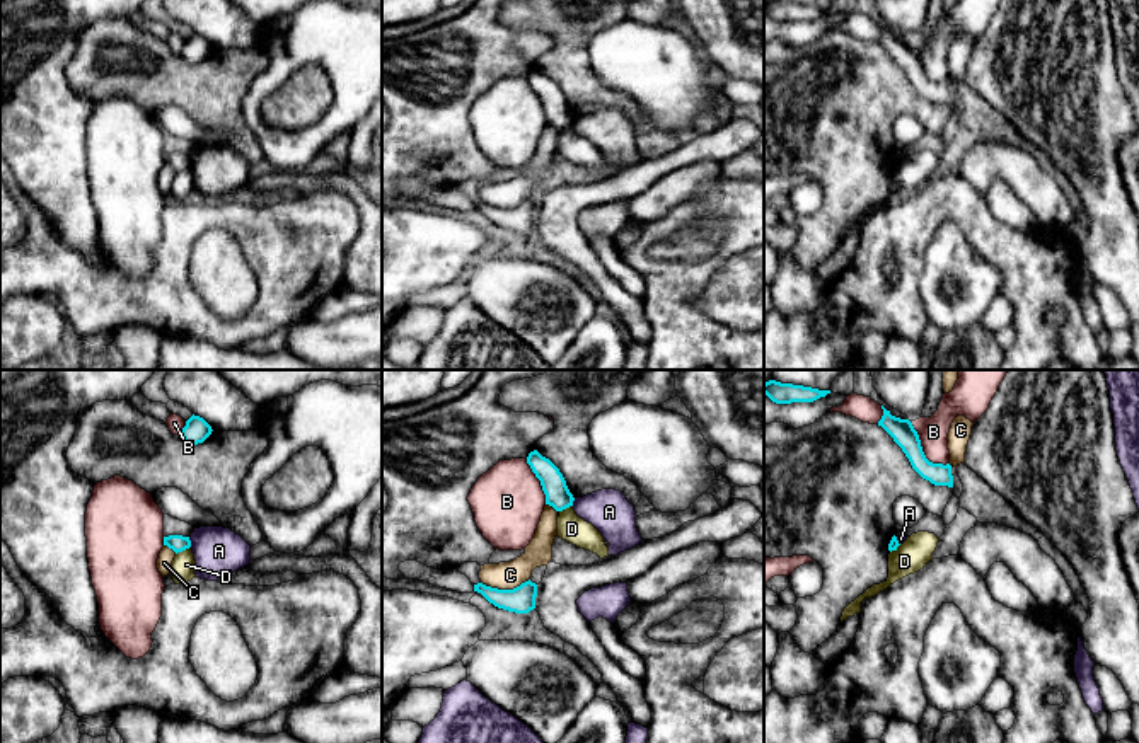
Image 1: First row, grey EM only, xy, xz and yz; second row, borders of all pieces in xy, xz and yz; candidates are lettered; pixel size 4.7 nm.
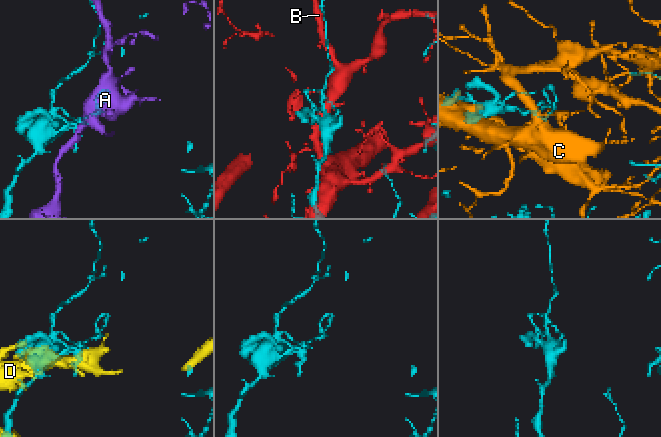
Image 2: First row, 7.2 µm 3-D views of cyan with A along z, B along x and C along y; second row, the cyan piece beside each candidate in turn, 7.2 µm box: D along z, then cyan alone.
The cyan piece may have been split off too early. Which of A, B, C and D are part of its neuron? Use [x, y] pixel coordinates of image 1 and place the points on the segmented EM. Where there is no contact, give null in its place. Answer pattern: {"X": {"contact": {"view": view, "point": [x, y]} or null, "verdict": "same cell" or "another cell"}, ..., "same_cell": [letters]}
{"A": {"contact": {"view": "xy", "point": [190, 542]}, "verdict": "another cell"}, "B": {"contact": {"view": "yz", "point": [921, 450]}, "verdict": "another cell"}, "C": {"contact": {"view": "xz", "point": [505, 590]}, "verdict": "another cell"}, "D": {"contact": {"view": "xy", "point": [183, 549]}, "verdict": "another cell"}, "same_cell": []}

